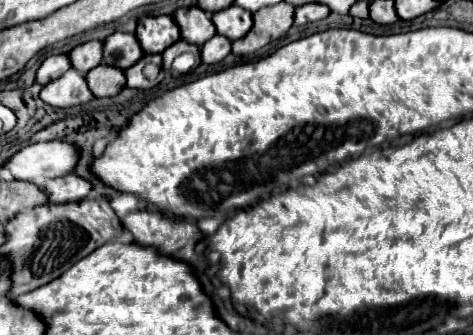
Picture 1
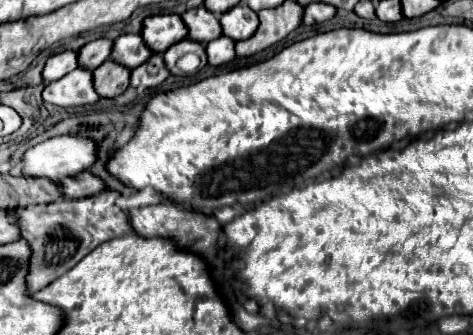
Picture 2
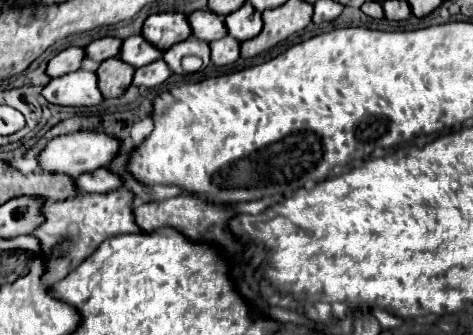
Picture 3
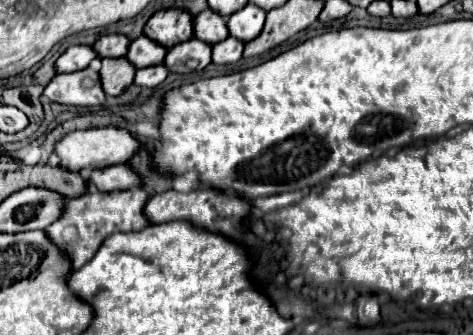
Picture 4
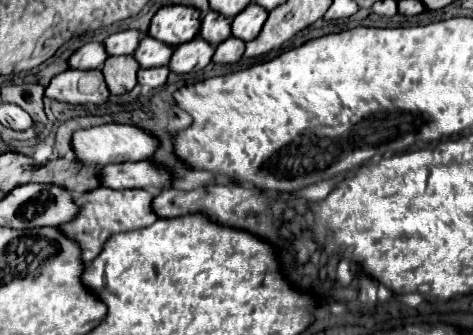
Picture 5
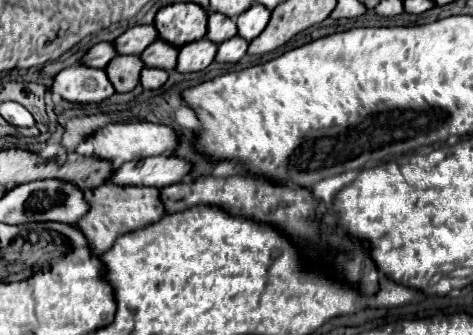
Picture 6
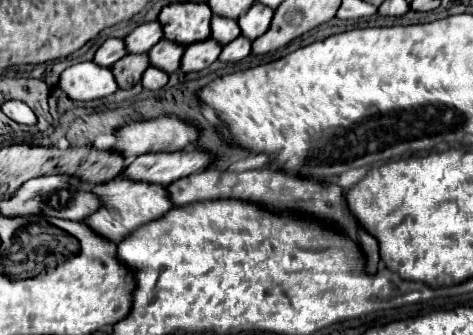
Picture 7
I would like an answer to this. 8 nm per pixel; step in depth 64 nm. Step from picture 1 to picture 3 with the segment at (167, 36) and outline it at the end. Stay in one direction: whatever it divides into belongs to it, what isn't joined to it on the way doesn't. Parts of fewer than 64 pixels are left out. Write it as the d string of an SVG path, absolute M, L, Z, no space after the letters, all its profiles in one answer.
M182 12L152 14L142 26L142 36L158 50L168 50L170 46L186 40L190 34L188 18Z

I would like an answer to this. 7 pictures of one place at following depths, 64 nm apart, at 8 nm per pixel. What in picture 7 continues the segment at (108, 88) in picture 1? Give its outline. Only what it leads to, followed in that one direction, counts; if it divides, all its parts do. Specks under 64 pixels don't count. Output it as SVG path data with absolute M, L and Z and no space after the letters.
M128 54L114 64L112 72L120 88L132 88L136 82L140 82L148 66L150 66L150 60L146 54Z

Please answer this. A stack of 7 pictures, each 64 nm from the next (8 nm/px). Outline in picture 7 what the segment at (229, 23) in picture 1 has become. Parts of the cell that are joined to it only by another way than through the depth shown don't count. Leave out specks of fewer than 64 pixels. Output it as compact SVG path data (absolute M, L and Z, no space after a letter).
M254 2L252 8L238 18L238 26L242 30L242 36L246 36L248 40L256 40L258 36L262 36L268 26L270 26L270 20L272 20L272 8L260 4L260 2Z

